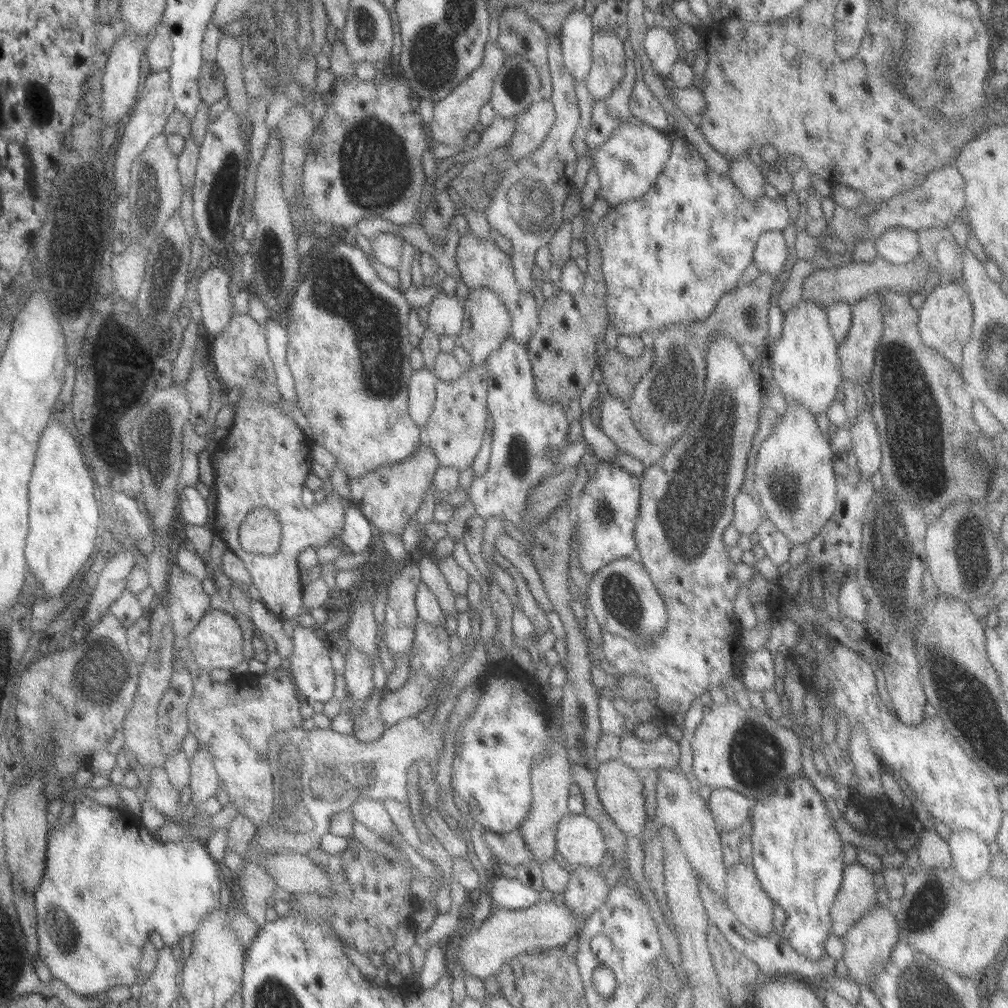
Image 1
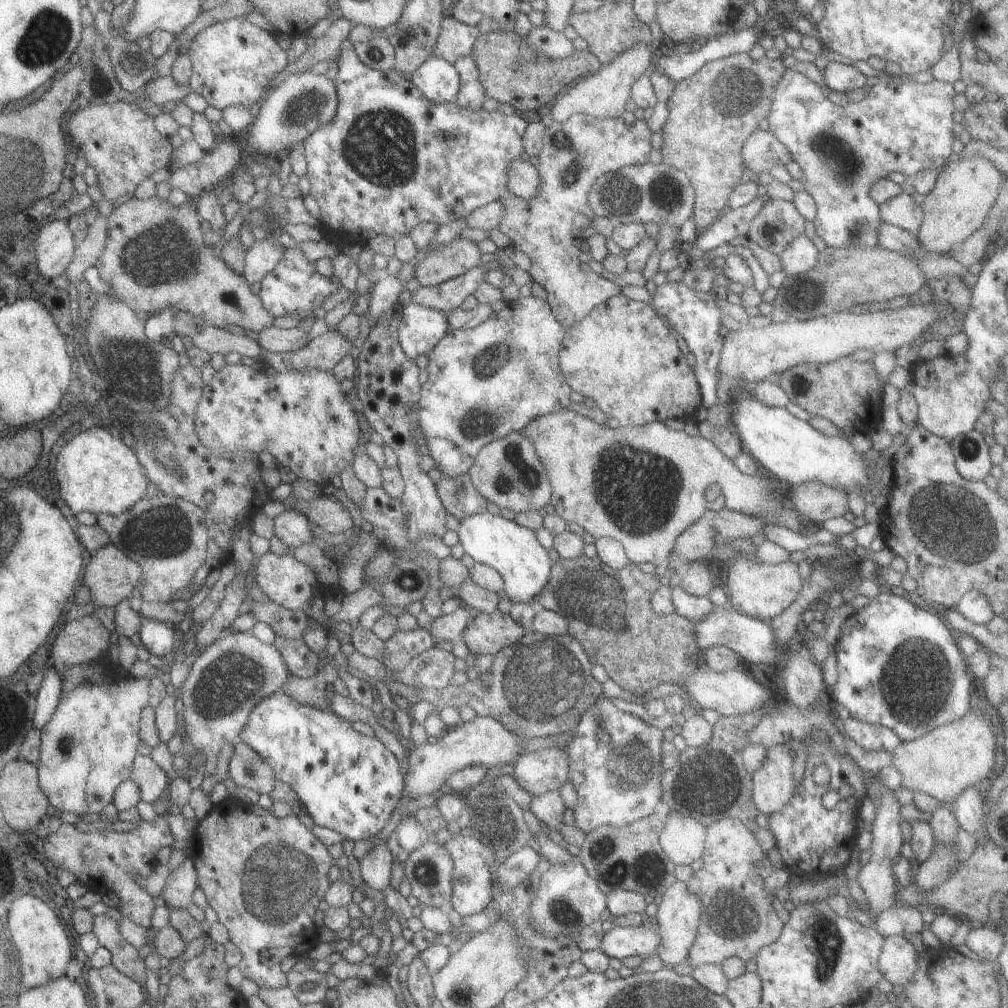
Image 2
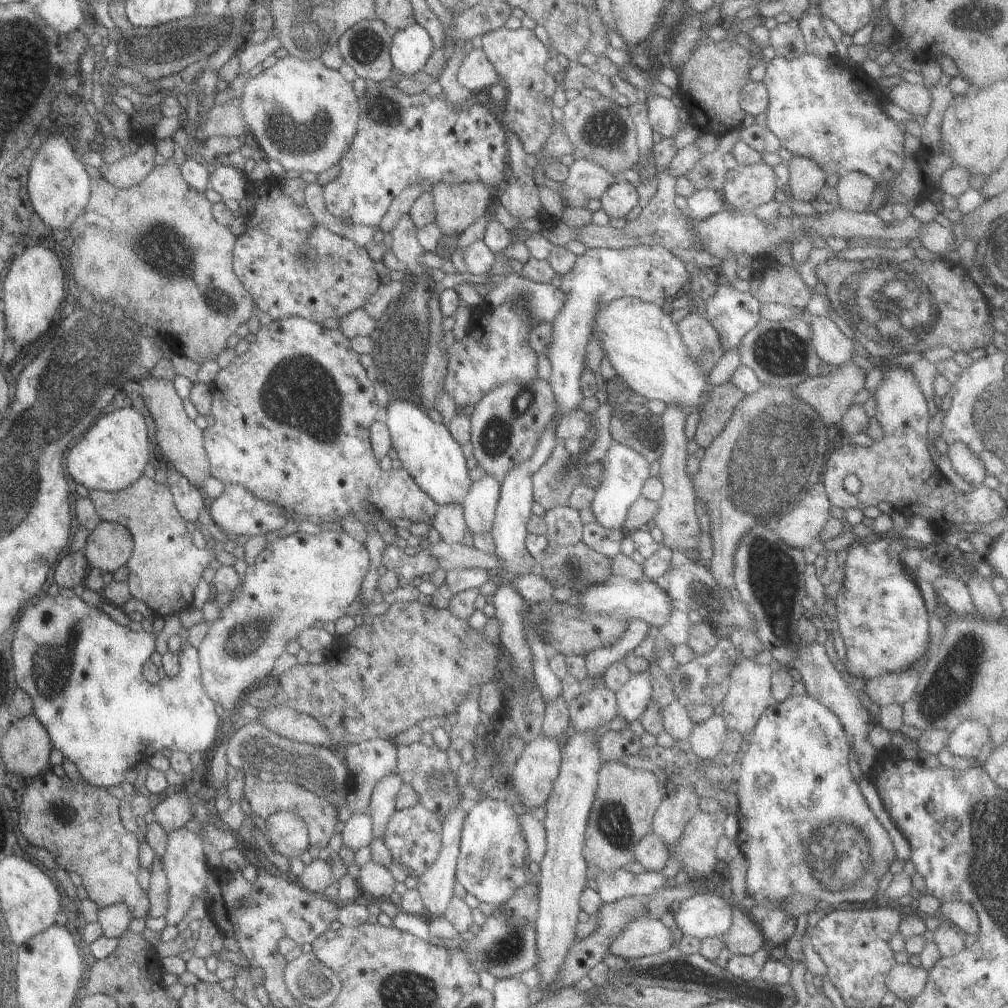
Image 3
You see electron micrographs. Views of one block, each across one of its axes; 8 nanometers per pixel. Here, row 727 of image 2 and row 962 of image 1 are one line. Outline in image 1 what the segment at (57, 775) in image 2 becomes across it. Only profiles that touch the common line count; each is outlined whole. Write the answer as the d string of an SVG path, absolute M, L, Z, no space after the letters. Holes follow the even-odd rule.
M79 790L70 791L69 795L76 798L73 815L65 824L60 824L56 820L53 823L53 827L47 829L43 875L37 890L32 894L36 916L37 956L47 965L51 978L63 982L69 990L79 996L90 997L106 992L109 988L129 987L134 984L136 976L140 974L138 962L141 948L143 948L143 944L152 933L158 934L161 937L161 941L163 941L164 947L169 948L172 948L176 943L179 944L181 937L192 936L192 933L197 929L197 923L201 921L201 917L205 917L209 911L219 907L219 888L221 886L219 881L224 872L221 870L220 865L209 856L206 844L199 843L197 839L185 837L177 842L160 843L153 838L151 832L144 831L142 822L133 813L87 801Z

